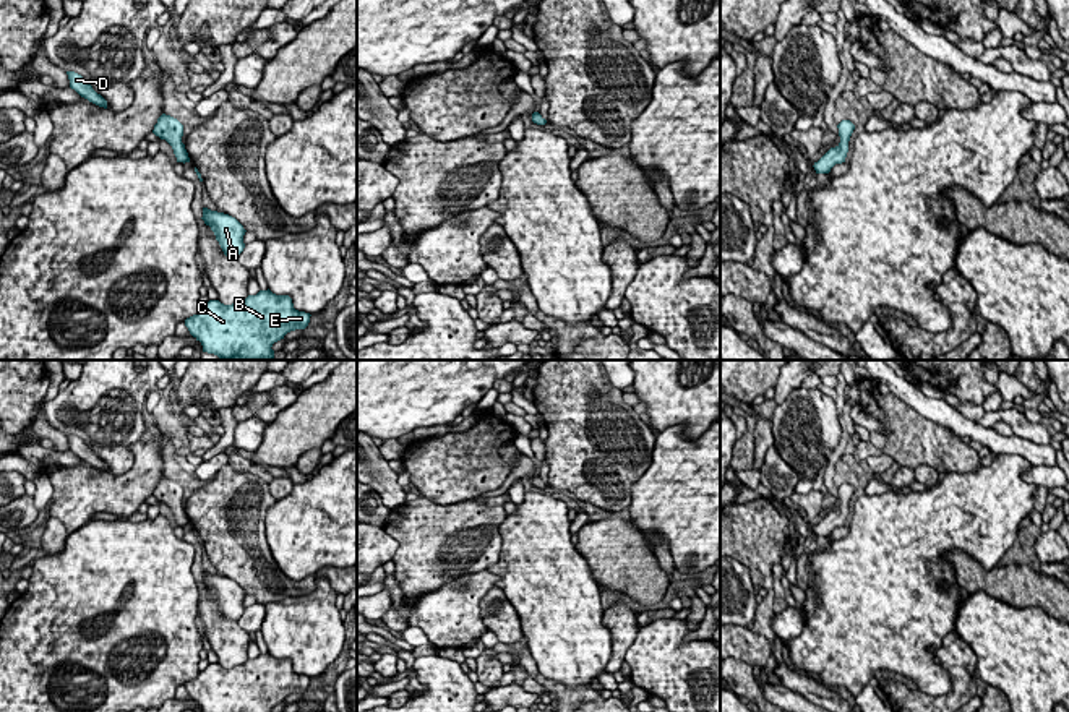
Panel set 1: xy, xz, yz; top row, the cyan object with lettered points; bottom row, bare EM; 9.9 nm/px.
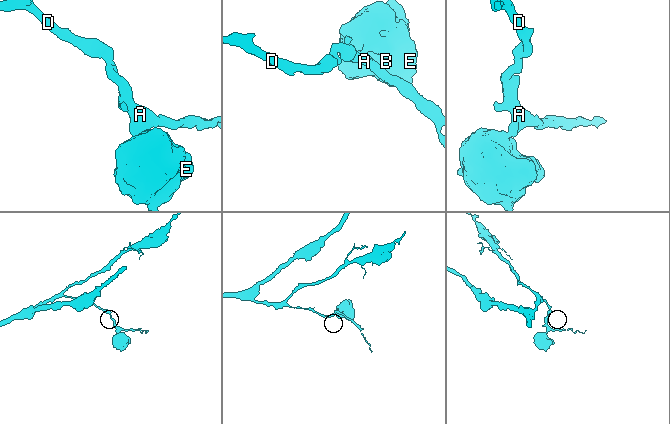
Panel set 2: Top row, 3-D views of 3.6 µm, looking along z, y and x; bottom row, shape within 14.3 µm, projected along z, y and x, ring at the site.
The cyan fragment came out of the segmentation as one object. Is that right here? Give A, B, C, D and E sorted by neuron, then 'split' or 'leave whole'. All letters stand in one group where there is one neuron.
A B C D E; leave whole

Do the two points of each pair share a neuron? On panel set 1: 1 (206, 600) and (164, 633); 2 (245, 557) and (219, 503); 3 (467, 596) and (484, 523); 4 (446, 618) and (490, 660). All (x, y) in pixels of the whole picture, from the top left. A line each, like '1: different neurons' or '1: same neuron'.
1: different neurons
2: same neuron
3: different neurons
4: different neurons

